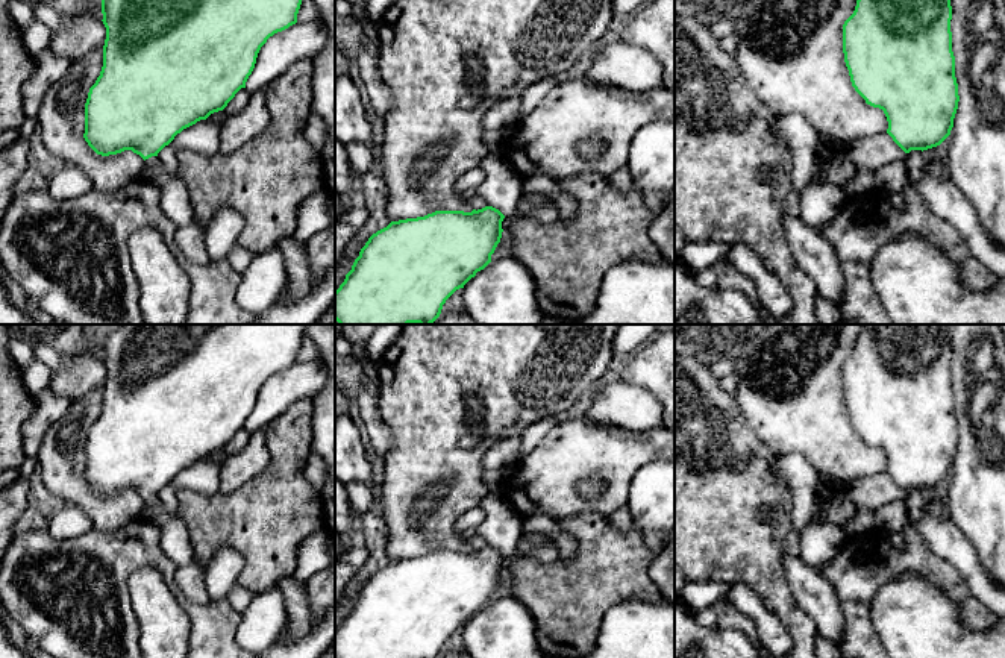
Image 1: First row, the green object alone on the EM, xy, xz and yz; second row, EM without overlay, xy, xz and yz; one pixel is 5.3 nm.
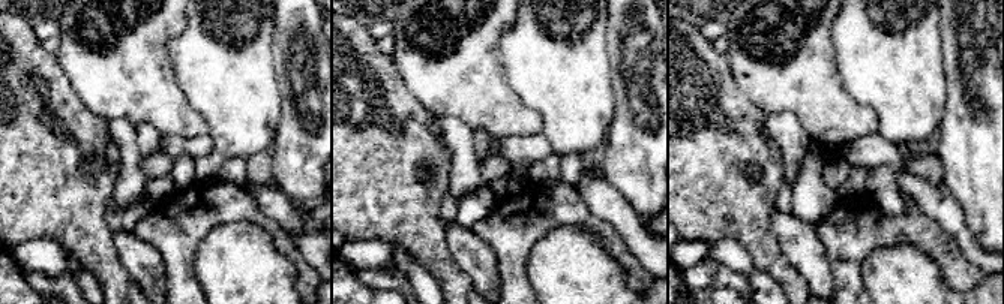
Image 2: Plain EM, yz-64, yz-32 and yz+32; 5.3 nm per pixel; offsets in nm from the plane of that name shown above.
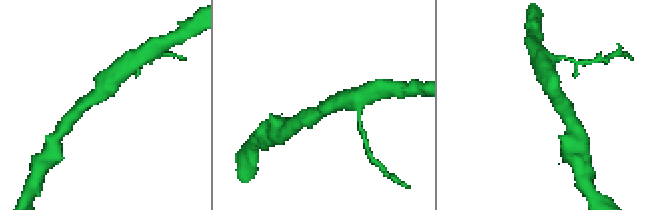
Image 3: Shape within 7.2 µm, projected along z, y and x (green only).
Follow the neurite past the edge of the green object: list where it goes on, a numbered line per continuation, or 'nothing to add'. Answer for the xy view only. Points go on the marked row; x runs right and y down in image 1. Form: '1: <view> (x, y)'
1: xy (175, 199)

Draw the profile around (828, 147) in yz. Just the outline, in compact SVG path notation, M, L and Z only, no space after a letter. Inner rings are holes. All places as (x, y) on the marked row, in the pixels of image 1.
M820 135L819 138L820 156L825 159L831 159L837 152L841 152L840 146L826 135Z

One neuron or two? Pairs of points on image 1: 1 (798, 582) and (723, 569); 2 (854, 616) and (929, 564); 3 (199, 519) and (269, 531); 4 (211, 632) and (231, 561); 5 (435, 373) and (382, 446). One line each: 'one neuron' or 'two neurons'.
1: two neurons
2: one neuron
3: one neuron
4: two neurons
5: two neurons

